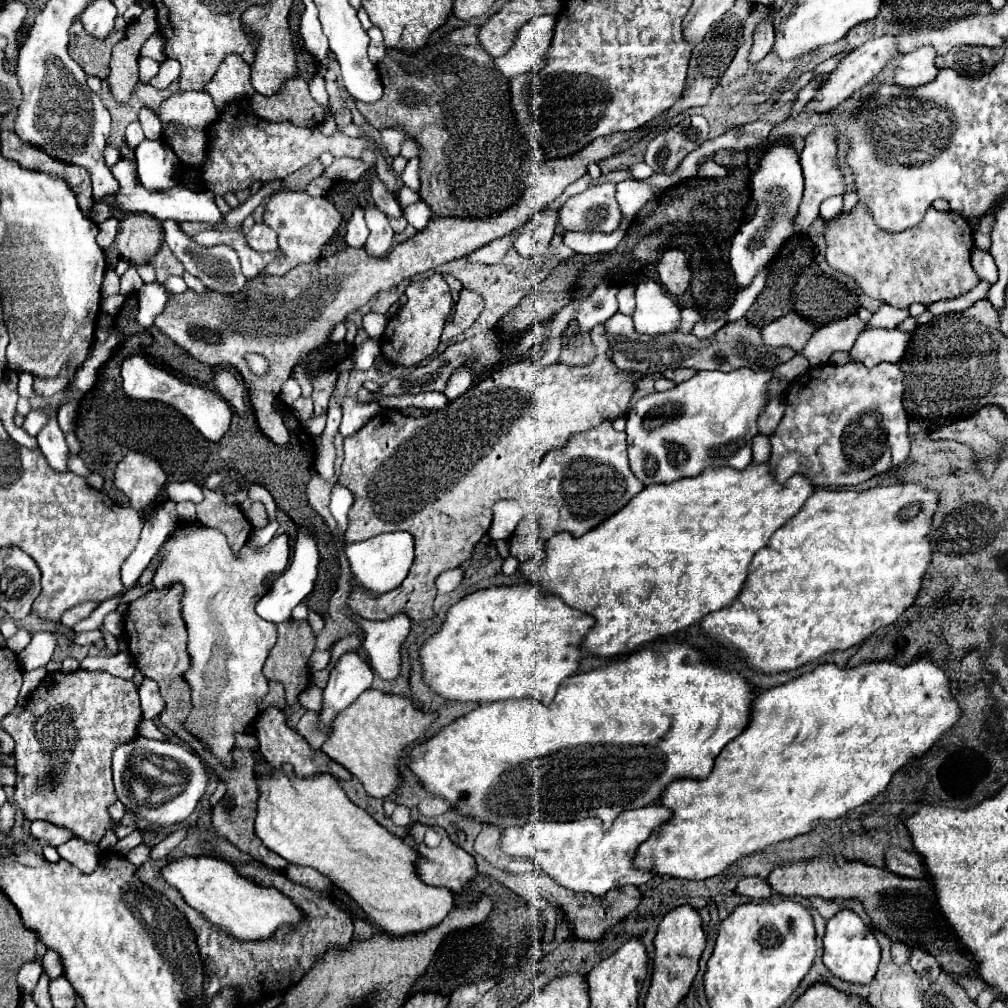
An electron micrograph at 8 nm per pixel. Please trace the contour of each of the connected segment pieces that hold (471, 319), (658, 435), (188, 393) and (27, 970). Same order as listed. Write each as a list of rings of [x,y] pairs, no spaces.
[[[462,288],[462,292],[460,292],[460,302],[458,302],[456,308],[454,308],[452,322],[448,322],[448,324],[444,326],[442,342],[448,342],[448,340],[456,338],[458,334],[462,334],[464,330],[468,330],[468,328],[476,322],[476,318],[480,316],[482,308],[484,308],[484,300],[480,298],[480,294]]]
[[[740,368],[734,372],[696,372],[690,380],[674,386],[668,392],[654,392],[640,398],[628,414],[626,434],[628,434],[628,456],[636,478],[648,484],[670,484],[686,476],[698,476],[706,468],[746,468],[752,462],[750,442],[758,434],[756,418],[766,406],[766,386],[770,382],[770,372],[752,372]]]
[[[130,356],[130,358],[124,360],[124,364],[122,364],[122,388],[124,388],[126,396],[130,396],[134,400],[158,400],[158,402],[164,402],[164,404],[176,408],[210,442],[218,442],[226,434],[226,430],[230,426],[230,420],[232,420],[230,406],[214,390],[184,382],[184,380],[180,380],[180,378],[176,378],[176,376],[156,368],[156,366],[152,366],[142,356]]]
[[[34,960],[34,962],[24,964],[17,974],[17,984],[21,992],[32,993],[41,974],[42,964],[40,964],[40,960]]]

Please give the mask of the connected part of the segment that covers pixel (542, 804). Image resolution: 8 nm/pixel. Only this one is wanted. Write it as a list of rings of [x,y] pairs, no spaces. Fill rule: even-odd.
[[[672,644],[662,650],[652,650],[652,648],[642,648],[636,654],[628,656],[626,660],[616,660],[604,668],[596,668],[592,672],[580,673],[566,678],[564,684],[560,684],[554,702],[552,704],[542,704],[538,700],[504,700],[496,704],[482,704],[476,710],[468,712],[466,716],[450,722],[444,726],[436,736],[428,738],[426,742],[414,746],[410,754],[406,756],[408,768],[416,776],[416,780],[422,784],[422,788],[428,794],[440,796],[450,806],[458,812],[464,812],[466,806],[470,806],[470,818],[486,824],[494,824],[498,828],[508,828],[508,826],[524,826],[532,816],[536,820],[554,820],[554,822],[572,822],[572,820],[582,820],[588,816],[602,818],[604,822],[614,820],[622,810],[632,810],[632,808],[642,808],[642,806],[652,806],[658,804],[658,798],[672,780],[678,778],[706,778],[712,772],[712,764],[720,750],[734,740],[748,724],[750,716],[750,702],[752,702],[752,686],[734,670],[720,670],[714,666],[708,666],[702,658],[700,652],[696,652],[688,644]]]

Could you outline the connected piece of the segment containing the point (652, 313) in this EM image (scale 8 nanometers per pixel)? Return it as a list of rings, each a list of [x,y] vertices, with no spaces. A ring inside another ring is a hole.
[[[644,278],[636,286],[636,310],[632,320],[638,334],[666,334],[678,328],[680,310],[672,298],[662,292],[662,286],[656,280]]]

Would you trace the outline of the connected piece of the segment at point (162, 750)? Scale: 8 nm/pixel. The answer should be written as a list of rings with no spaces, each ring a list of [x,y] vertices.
[[[136,736],[134,740],[116,746],[112,752],[112,770],[118,800],[136,818],[158,828],[184,822],[194,812],[208,784],[204,764],[188,748],[144,736]]]

